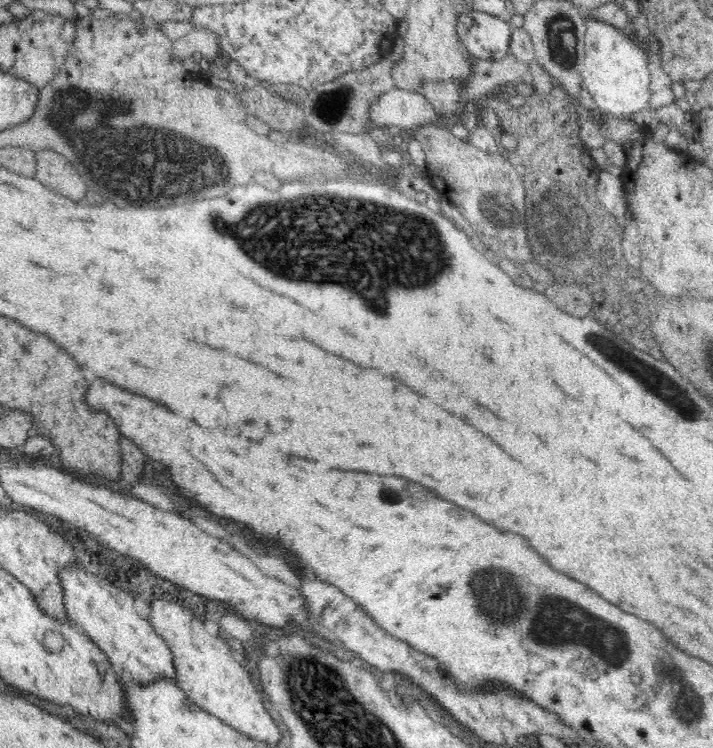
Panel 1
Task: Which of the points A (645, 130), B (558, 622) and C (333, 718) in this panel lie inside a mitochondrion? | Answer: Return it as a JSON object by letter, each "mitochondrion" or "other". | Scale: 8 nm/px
{"A":"other","B":"mitochondrion","C":"mitochondrion"}

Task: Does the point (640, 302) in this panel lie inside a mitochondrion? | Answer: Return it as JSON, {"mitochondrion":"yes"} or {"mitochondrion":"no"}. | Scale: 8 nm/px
{"mitochondrion":"no"}

